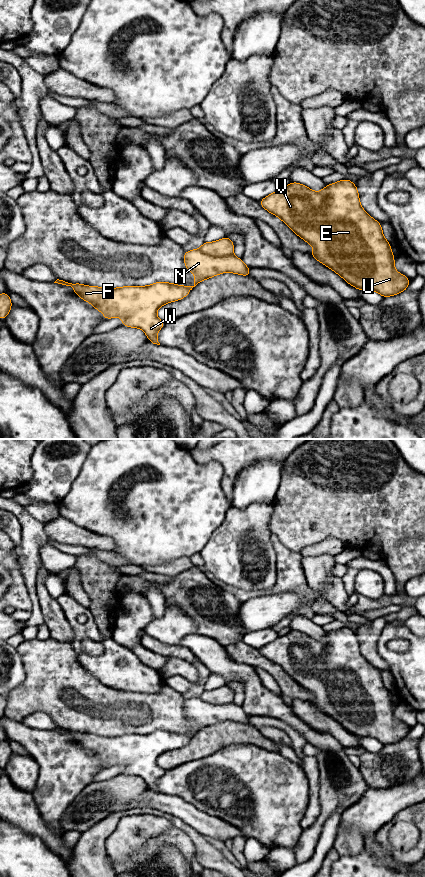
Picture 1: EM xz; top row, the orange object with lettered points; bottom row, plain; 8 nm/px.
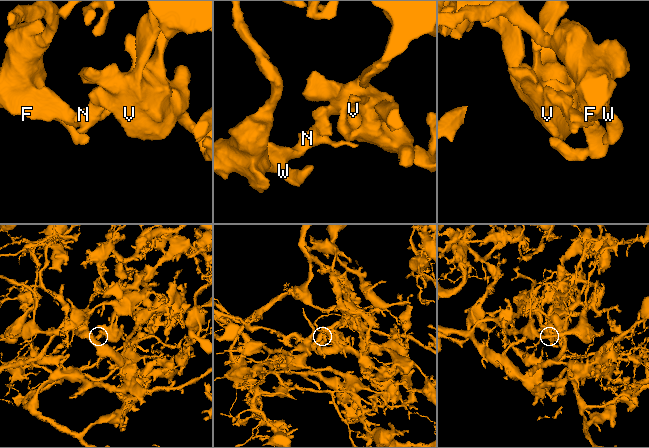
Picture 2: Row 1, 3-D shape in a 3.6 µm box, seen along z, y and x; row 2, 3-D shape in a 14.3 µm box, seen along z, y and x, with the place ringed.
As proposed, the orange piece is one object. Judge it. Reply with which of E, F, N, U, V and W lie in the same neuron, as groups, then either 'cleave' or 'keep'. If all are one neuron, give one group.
E U V / F N W | cleave

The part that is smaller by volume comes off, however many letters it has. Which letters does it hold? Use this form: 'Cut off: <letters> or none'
Cut off: F, N, W

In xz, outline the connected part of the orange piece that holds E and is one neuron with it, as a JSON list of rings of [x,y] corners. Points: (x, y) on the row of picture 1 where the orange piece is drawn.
[[[351,180],[326,185],[320,192],[291,182],[260,200],[259,204],[313,246],[310,256],[359,291],[374,290],[382,297],[390,297],[407,290],[410,279],[395,270],[395,257],[390,243],[384,238],[381,223],[362,208],[357,187]]]

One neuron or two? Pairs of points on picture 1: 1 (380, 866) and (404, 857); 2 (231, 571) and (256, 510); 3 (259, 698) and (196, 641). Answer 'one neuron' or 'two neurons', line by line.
1: two neurons
2: one neuron
3: one neuron

